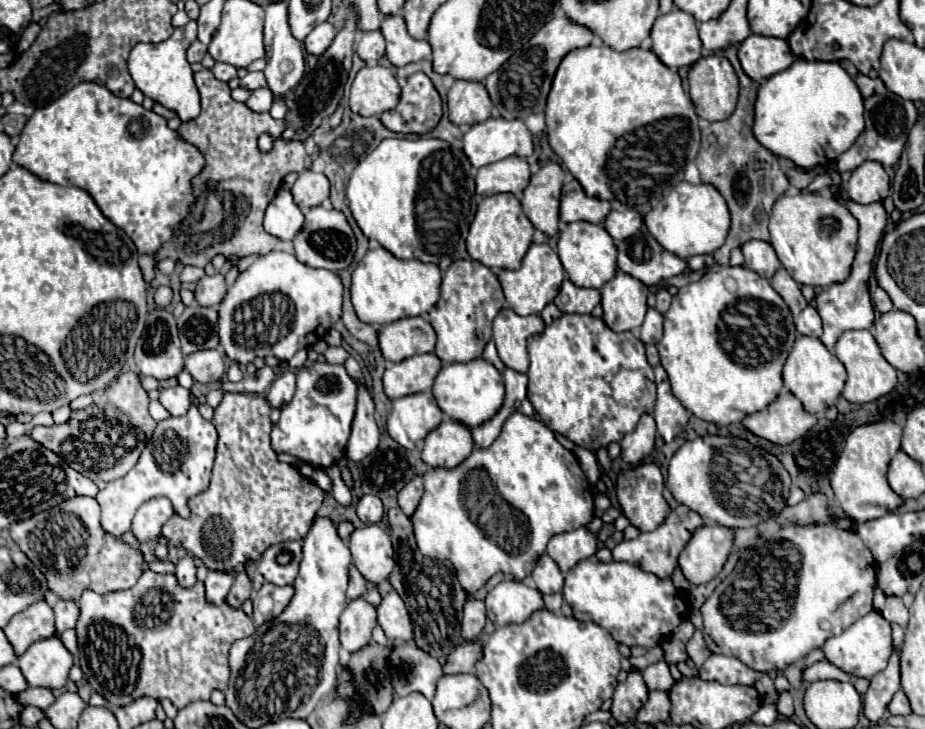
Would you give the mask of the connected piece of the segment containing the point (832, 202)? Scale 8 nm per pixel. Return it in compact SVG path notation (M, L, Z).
M802 192L778 198L770 214L768 230L769 243L796 282L828 286L848 278L856 256L858 222L834 196Z

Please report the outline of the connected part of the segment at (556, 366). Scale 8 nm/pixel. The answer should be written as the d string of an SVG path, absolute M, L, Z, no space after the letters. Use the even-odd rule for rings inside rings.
M564 314L542 334L536 334L528 342L530 370L528 370L528 400L536 408L540 420L550 430L566 436L576 446L596 452L600 446L620 442L624 434L634 430L638 418L648 412L652 414L656 384L652 366L646 362L644 344L632 332L612 332L602 318L590 314Z

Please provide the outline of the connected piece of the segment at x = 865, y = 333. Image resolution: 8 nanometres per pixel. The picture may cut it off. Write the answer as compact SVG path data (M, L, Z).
M848 330L848 332L844 332L836 342L834 354L846 366L846 372L848 372L848 380L846 380L844 390L842 390L842 396L848 402L854 402L854 404L874 402L880 396L886 396L888 392L894 390L894 386L898 382L896 380L896 368L892 368L886 362L886 358L880 352L880 346L878 346L876 338L870 334L870 330Z

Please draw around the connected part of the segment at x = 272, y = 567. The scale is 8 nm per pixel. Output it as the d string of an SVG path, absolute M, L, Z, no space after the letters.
M280 542L280 544L270 546L260 556L258 572L276 586L294 584L300 560L302 560L302 544L300 542Z

